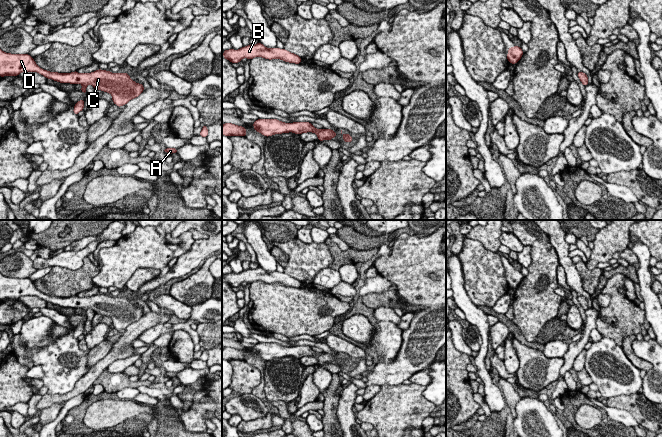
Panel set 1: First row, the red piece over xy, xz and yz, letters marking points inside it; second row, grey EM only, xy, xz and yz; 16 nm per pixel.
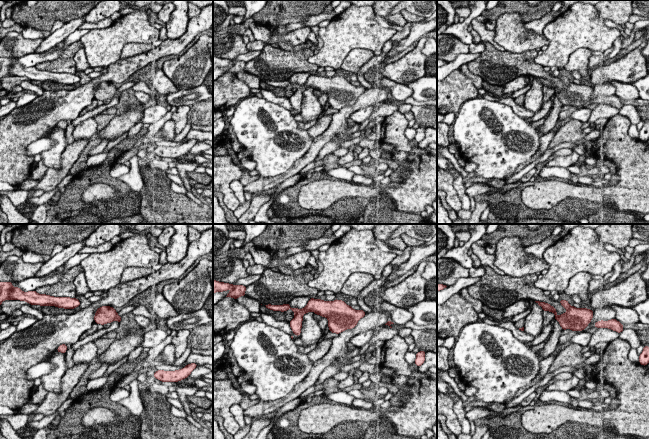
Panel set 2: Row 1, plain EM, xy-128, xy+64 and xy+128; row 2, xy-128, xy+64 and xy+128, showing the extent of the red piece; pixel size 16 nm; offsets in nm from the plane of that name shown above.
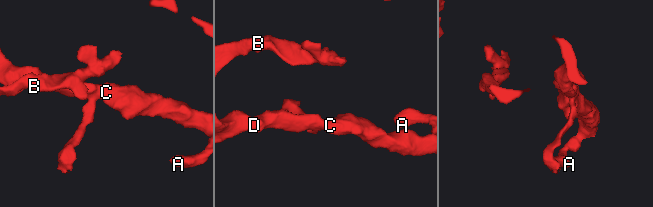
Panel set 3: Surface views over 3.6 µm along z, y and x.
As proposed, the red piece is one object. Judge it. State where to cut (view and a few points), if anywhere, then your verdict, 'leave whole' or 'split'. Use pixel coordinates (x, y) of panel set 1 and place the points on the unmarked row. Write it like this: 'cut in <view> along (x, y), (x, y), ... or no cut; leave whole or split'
no cut; leave whole

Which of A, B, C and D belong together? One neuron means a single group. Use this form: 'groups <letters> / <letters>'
groups A B C D

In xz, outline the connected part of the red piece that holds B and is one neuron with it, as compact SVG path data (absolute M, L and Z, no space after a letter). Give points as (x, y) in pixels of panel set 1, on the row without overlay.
M260 266L257 267L256 269L248 269L245 271L243 270L238 274L234 273L224 274L223 281L229 284L231 287L236 288L240 286L243 282L251 284L255 281L262 281L269 284L280 283L285 286L295 288L300 288L302 284L301 281L285 274L284 272L280 273L275 271L269 273Z

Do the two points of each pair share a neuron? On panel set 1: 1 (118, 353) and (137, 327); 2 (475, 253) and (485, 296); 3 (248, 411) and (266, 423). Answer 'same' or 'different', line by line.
1: same
2: same
3: different

